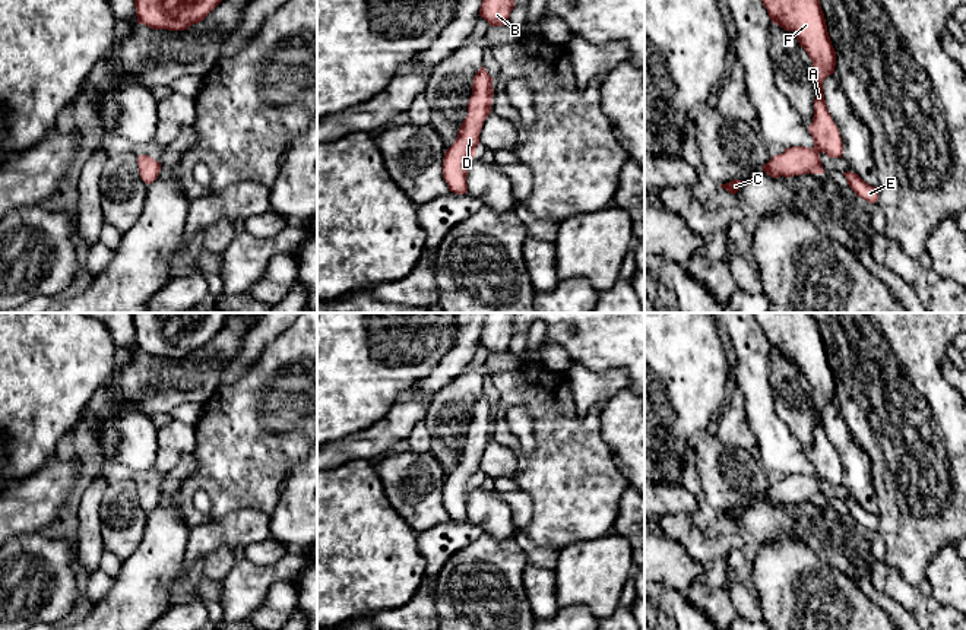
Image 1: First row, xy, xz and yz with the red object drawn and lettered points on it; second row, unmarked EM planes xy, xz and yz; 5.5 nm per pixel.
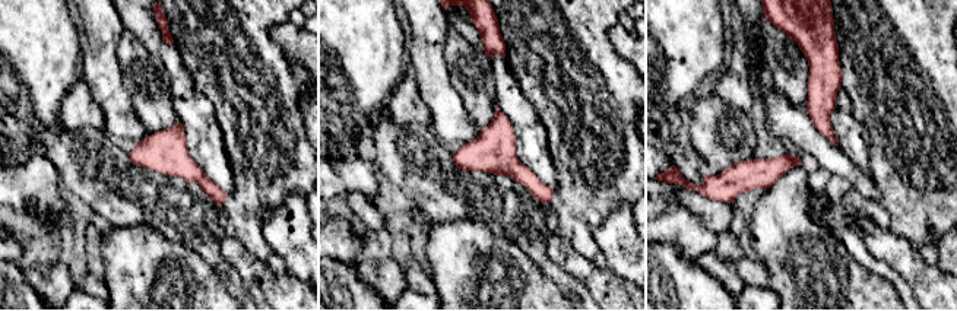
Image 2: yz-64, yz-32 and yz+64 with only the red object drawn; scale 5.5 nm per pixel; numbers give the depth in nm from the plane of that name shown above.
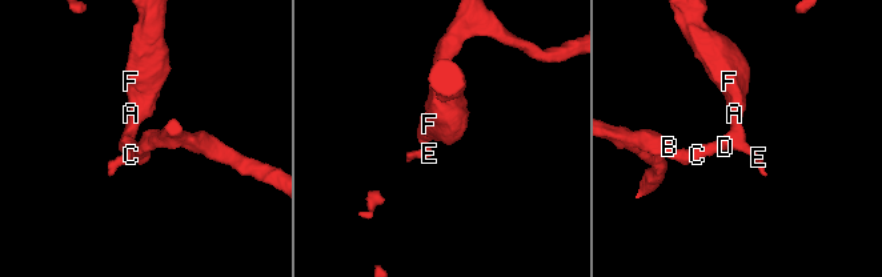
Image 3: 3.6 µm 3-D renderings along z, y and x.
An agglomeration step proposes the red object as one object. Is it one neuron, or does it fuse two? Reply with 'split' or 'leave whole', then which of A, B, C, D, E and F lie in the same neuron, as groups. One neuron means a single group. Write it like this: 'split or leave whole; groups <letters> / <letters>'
leave whole; groups A B C D E F

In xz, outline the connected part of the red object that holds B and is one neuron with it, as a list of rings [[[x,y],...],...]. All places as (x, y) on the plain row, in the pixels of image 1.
[[[485,313],[479,344],[490,354],[503,354],[509,349],[510,341],[514,336],[514,314],[516,313]]]

